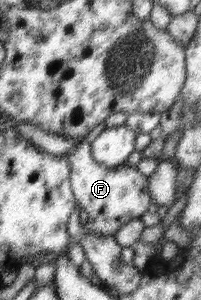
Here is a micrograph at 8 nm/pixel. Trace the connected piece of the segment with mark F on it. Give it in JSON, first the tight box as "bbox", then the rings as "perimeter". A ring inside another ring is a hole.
{"bbox":[67,123,151,235],"perimeter":[[[105,123],[96,126],[86,137],[78,142],[67,157],[70,165],[70,184],[76,203],[81,211],[87,213],[87,223],[81,228],[81,234],[98,233],[98,235],[113,235],[129,221],[140,219],[151,202],[148,193],[148,180],[139,173],[137,167],[117,166],[107,167],[97,163],[92,158],[90,145],[104,131]]]}

